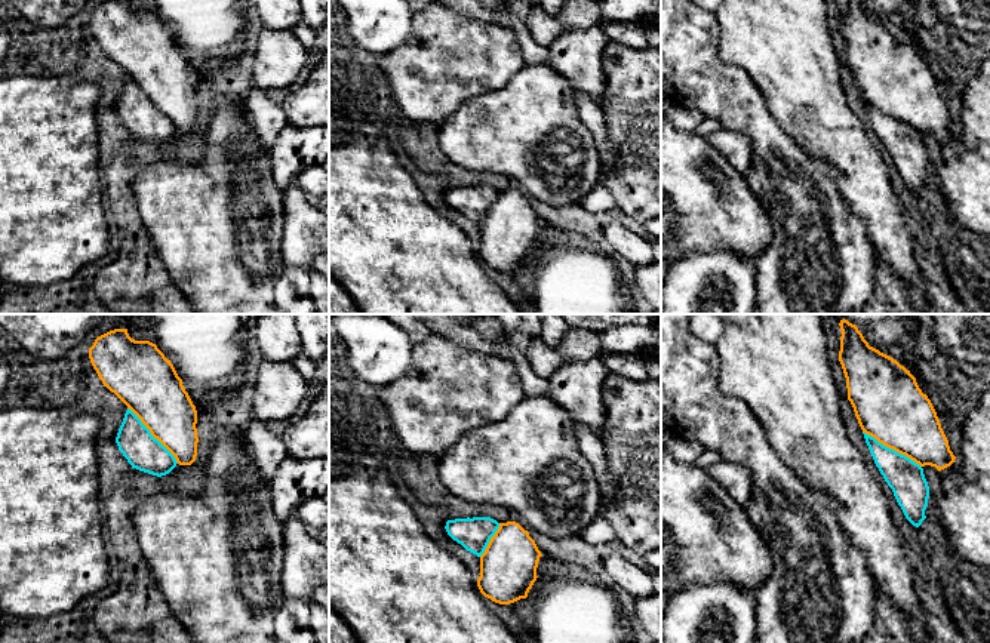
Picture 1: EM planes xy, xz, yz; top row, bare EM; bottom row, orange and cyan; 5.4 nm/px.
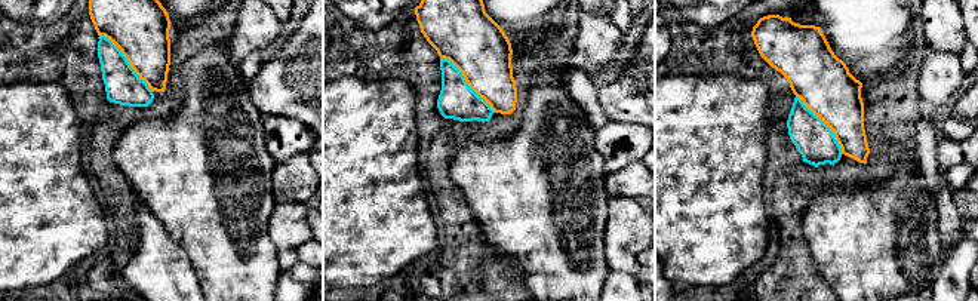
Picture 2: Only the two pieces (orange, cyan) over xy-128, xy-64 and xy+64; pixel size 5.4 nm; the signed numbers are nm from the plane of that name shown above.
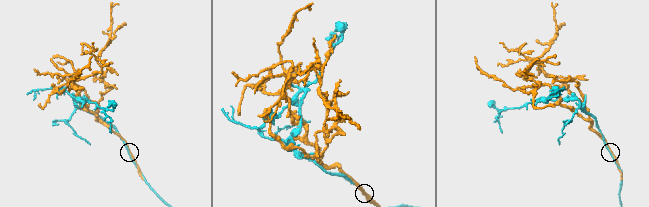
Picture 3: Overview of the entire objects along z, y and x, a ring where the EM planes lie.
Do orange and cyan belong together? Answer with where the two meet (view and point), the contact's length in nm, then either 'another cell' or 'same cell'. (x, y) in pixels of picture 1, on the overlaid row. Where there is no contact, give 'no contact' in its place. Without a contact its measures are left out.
yz (892, 448) | 380 nm | another cell

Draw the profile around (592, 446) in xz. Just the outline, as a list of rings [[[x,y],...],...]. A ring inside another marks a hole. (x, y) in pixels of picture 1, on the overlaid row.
[[[575,424],[575,433],[579,449],[593,465],[602,498],[609,502],[615,493],[615,486],[606,467],[603,442],[594,437],[593,433],[582,424]]]

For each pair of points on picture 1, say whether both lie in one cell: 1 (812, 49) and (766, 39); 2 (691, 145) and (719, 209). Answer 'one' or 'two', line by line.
1: one
2: one

